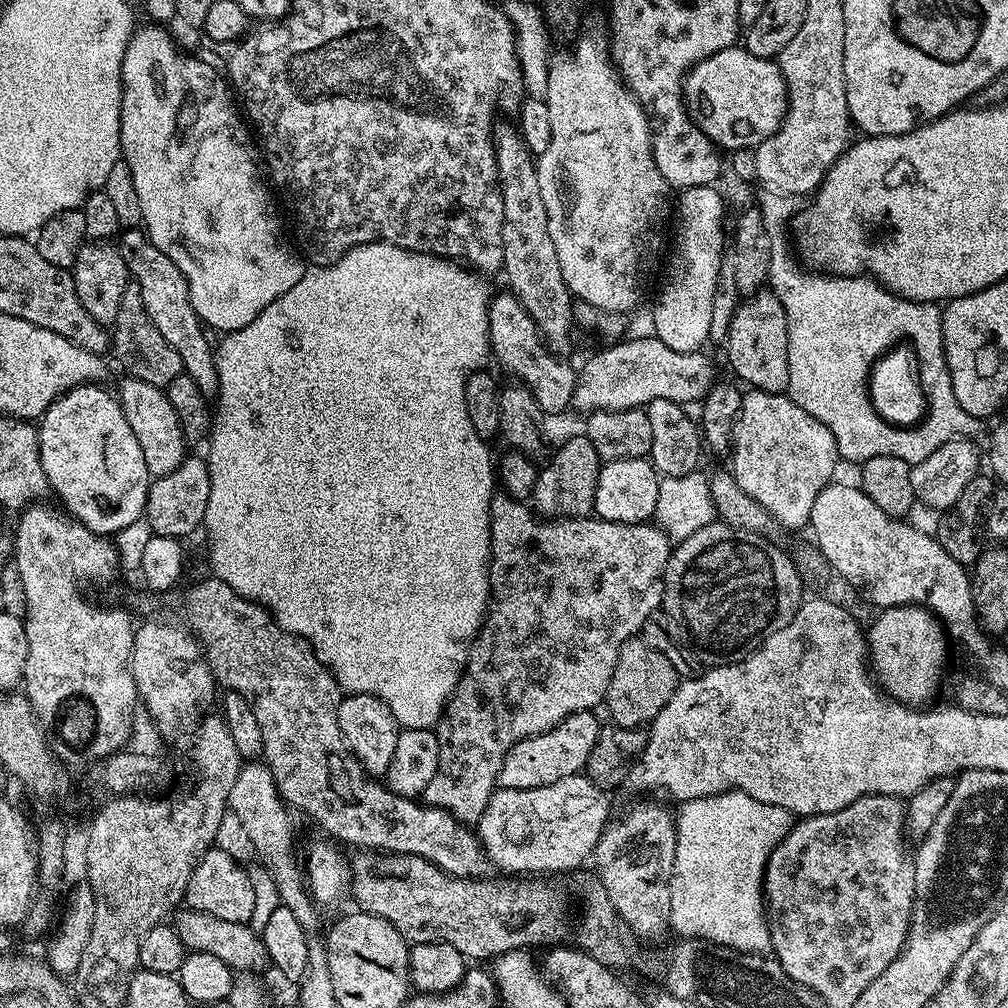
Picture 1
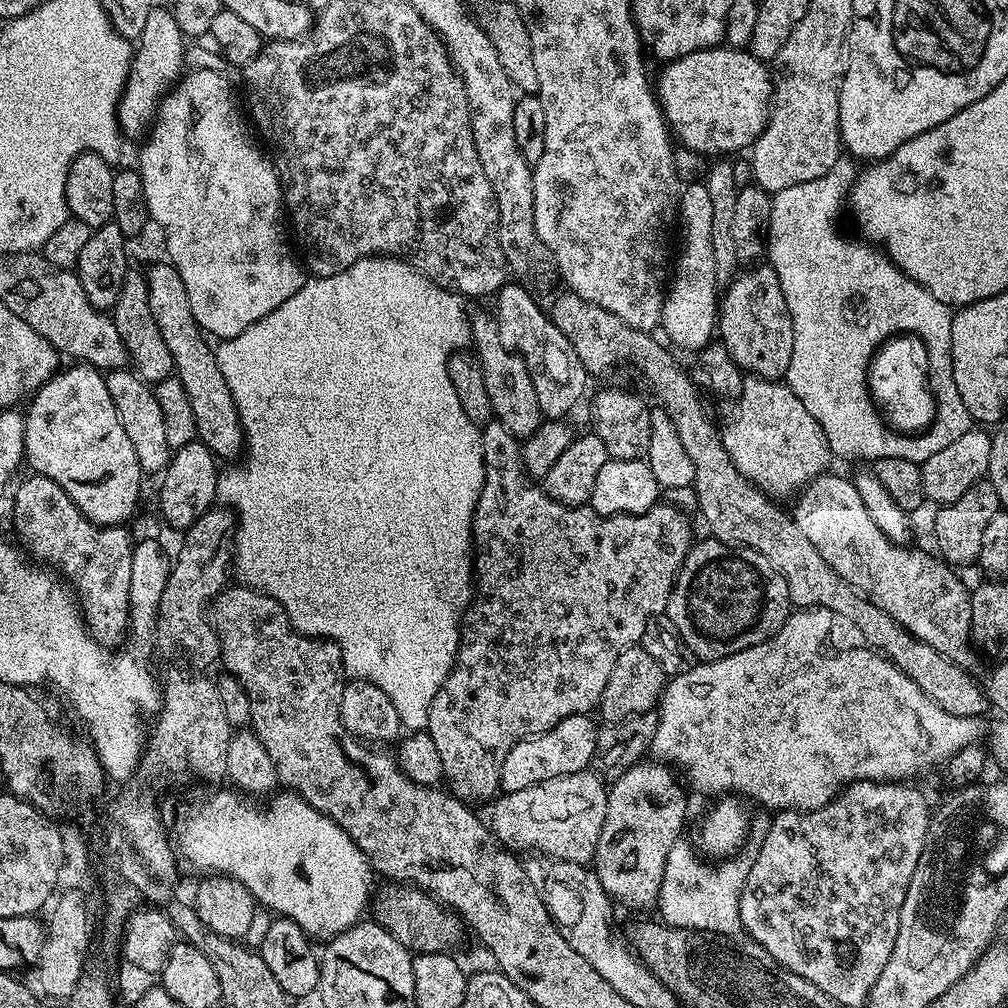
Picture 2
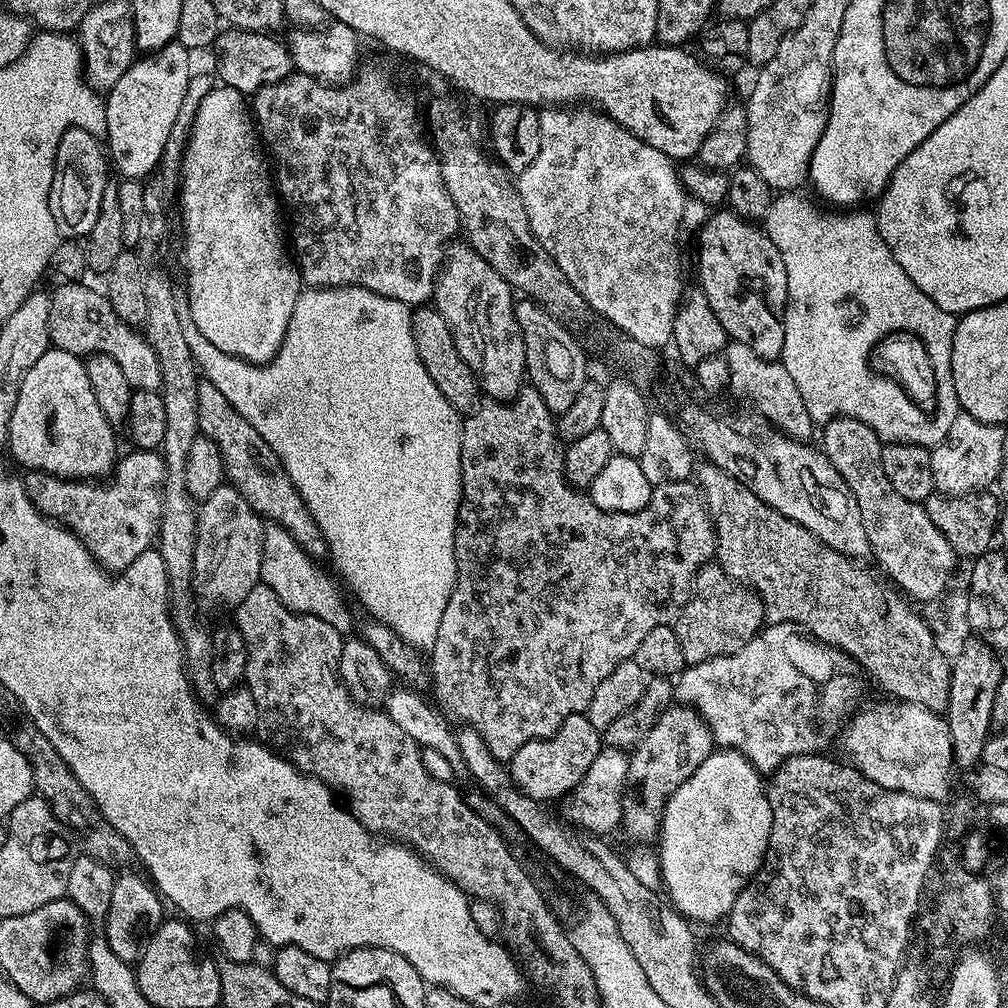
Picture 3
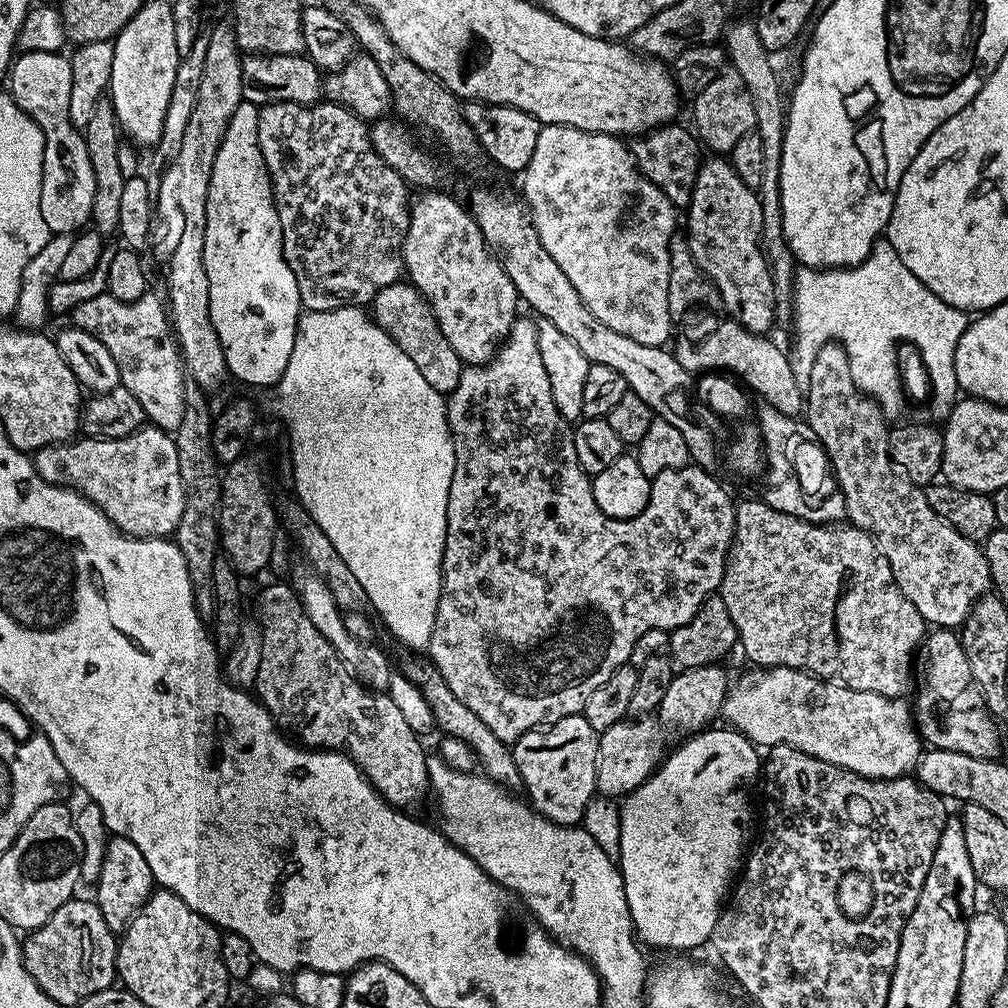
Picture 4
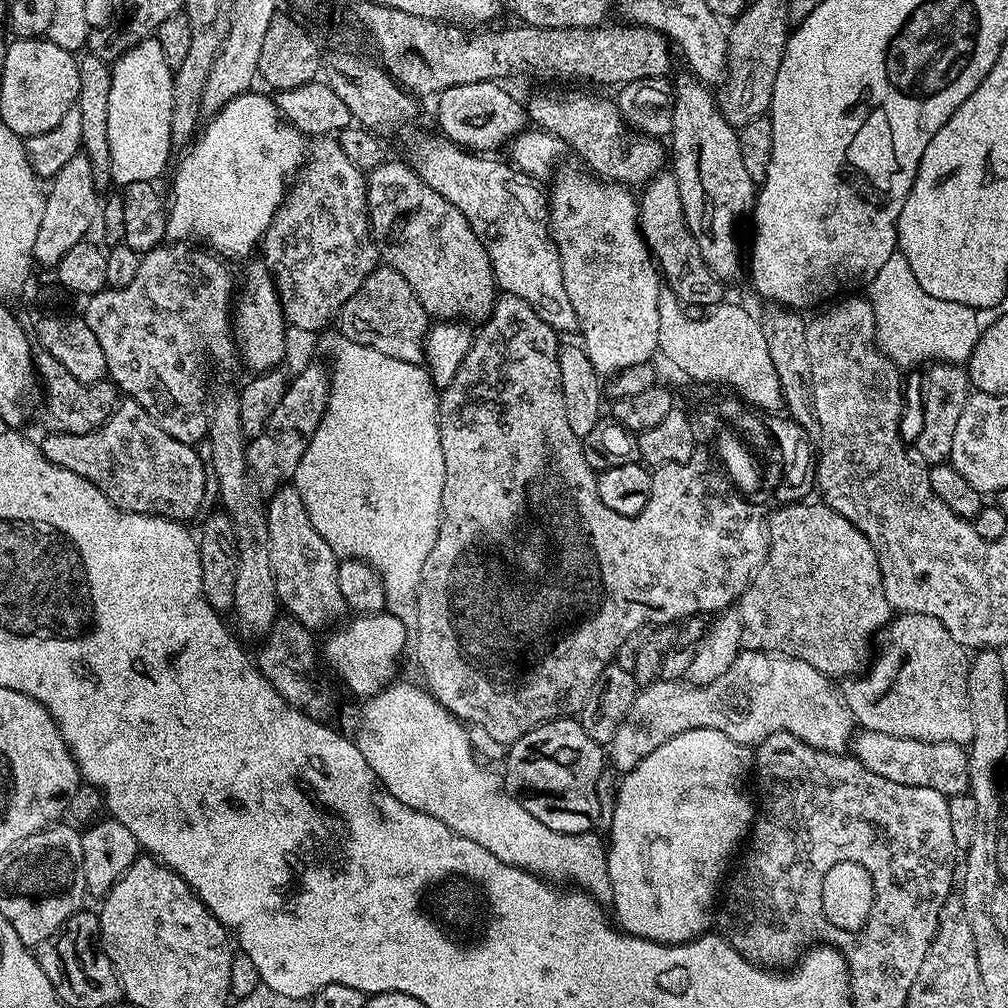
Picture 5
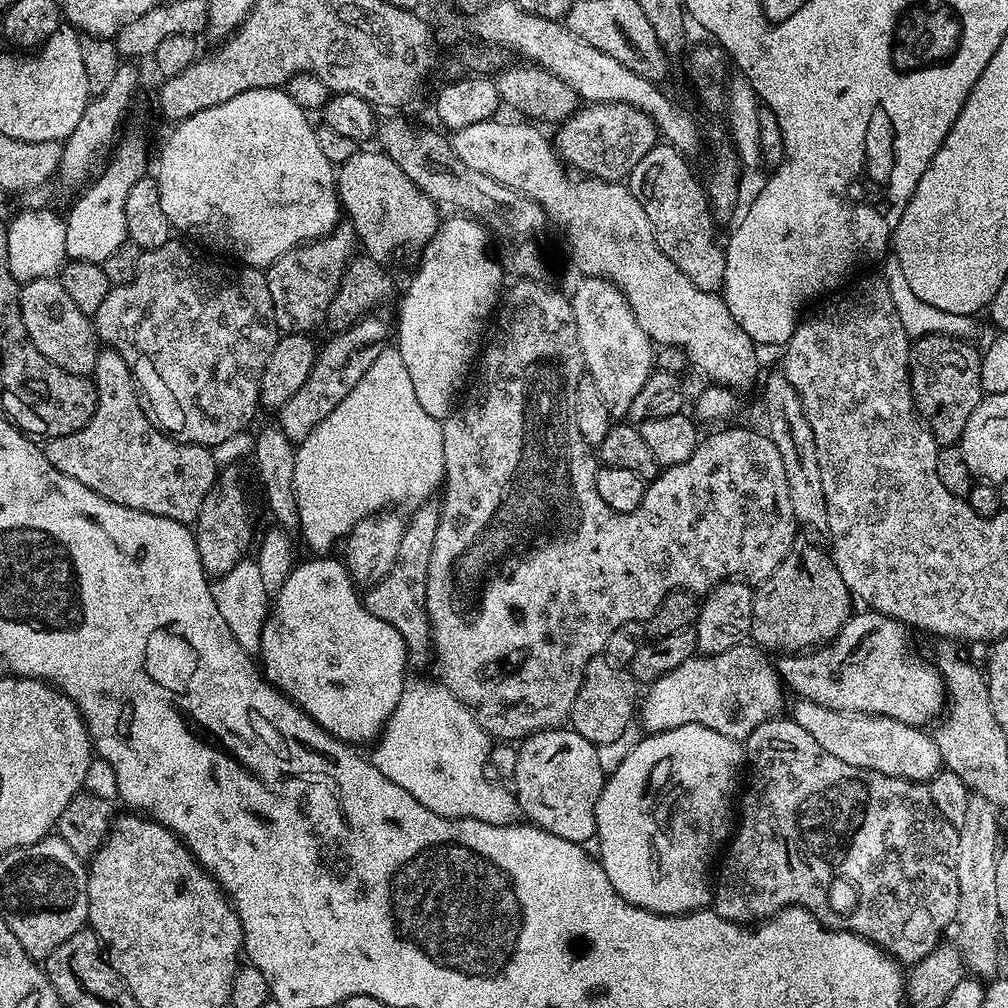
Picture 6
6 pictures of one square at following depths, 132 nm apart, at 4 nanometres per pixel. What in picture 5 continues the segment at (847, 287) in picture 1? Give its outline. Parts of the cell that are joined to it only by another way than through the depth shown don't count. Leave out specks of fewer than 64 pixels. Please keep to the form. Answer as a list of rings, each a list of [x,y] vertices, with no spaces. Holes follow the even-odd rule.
[[[898,250],[890,254],[886,266],[878,270],[868,290],[868,299],[875,314],[876,343],[897,369],[905,370],[911,364],[923,365],[925,362],[967,365],[982,331],[982,323],[976,317],[979,316],[977,309],[926,294]]]

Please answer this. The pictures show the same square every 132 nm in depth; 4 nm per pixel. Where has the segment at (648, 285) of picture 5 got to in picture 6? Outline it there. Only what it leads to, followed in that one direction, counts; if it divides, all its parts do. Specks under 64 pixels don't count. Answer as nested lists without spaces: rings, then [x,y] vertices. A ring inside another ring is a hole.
[[[584,276],[581,281],[570,299],[586,375],[598,386],[613,418],[624,418],[630,402],[654,370],[654,345],[616,284],[603,276]]]

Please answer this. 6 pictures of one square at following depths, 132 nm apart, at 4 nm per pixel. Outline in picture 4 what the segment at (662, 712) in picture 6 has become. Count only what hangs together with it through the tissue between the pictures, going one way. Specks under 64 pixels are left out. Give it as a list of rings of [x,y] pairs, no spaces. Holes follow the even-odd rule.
[[[778,668],[771,670],[750,670],[746,676],[742,677],[740,681],[733,683],[729,687],[727,696],[724,697],[724,707],[722,709],[722,716],[725,716],[727,723],[731,725],[737,732],[741,732],[746,739],[752,741],[753,744],[759,746],[761,749],[767,750],[785,744],[791,748],[802,750],[806,754],[810,754],[814,758],[822,758],[822,762],[830,762],[839,768],[850,770],[859,776],[865,776],[871,780],[899,780],[905,774],[911,773],[915,769],[916,764],[920,761],[922,755],[922,741],[920,734],[916,730],[914,723],[914,712],[911,707],[908,708],[900,698],[893,698],[890,696],[879,696],[873,692],[863,692],[862,690],[854,690],[847,688],[845,684],[837,684],[834,680],[825,680],[823,676],[813,676],[807,670],[799,668]],[[645,714],[639,718],[619,720],[605,732],[599,733],[596,790],[601,797],[623,798],[648,781],[661,763],[665,751],[660,731],[661,725],[651,715]]]

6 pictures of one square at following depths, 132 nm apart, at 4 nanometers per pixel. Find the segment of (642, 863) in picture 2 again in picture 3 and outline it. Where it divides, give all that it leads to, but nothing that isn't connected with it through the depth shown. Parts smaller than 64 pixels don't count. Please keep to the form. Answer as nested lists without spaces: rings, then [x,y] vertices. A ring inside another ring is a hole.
[[[687,706],[667,708],[662,714],[662,718],[658,718],[658,722],[654,722],[654,730],[650,730],[650,734],[646,734],[646,738],[642,738],[642,742],[637,748],[631,749],[628,762],[628,781],[624,784],[622,831],[624,830],[632,842],[637,845],[647,845],[651,842],[650,840],[657,839],[660,817],[664,814],[668,798],[674,794],[674,790],[678,790],[678,786],[682,786],[682,782],[686,782],[686,778],[690,778],[690,774],[694,774],[694,770],[698,770],[698,766],[702,766],[702,762],[706,762],[706,758],[712,751],[714,751],[712,732],[708,729],[708,724],[703,716],[695,708]]]

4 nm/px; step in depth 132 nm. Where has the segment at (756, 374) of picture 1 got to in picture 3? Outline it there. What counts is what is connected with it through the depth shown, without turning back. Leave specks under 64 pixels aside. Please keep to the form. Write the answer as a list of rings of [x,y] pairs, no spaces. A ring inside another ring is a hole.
[[[731,210],[723,211],[713,211],[698,230],[698,286],[704,291],[706,302],[710,302],[710,310],[718,314],[718,322],[722,322],[735,343],[750,346],[754,354],[767,360],[780,360],[784,349],[784,311],[788,305],[782,254],[778,254],[778,246],[770,242],[759,223],[745,220]]]

